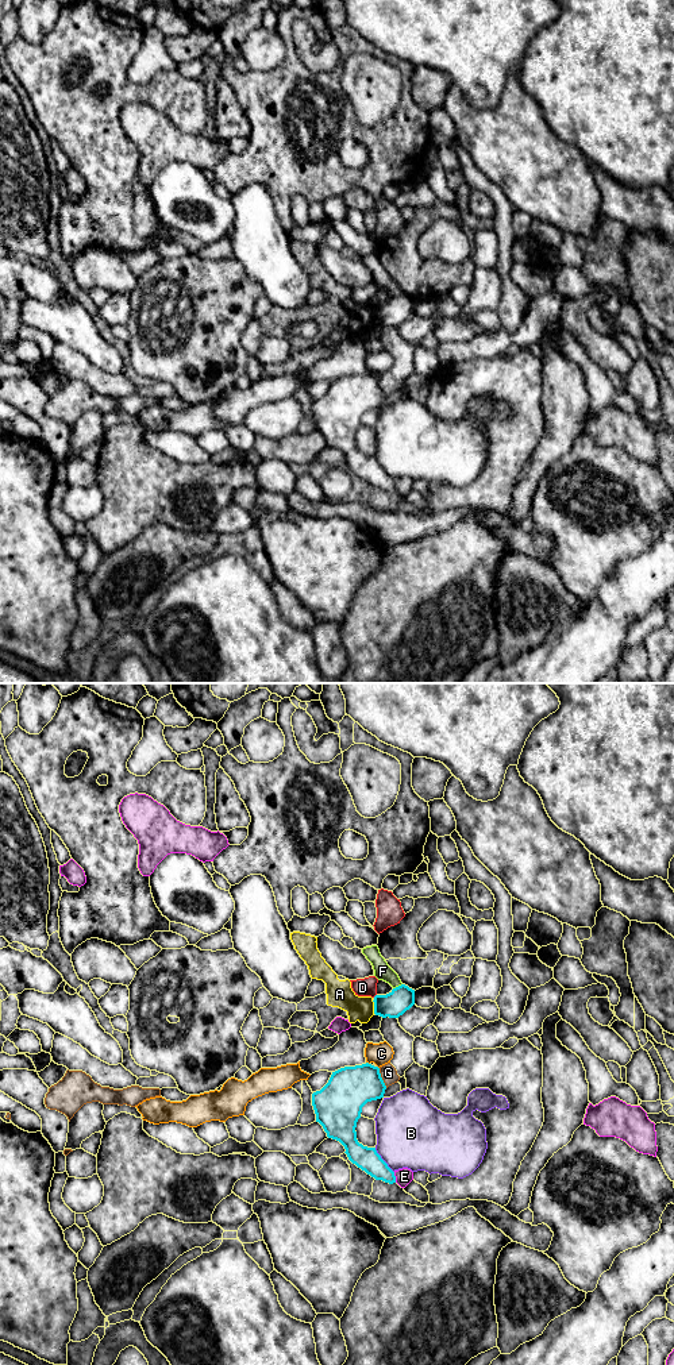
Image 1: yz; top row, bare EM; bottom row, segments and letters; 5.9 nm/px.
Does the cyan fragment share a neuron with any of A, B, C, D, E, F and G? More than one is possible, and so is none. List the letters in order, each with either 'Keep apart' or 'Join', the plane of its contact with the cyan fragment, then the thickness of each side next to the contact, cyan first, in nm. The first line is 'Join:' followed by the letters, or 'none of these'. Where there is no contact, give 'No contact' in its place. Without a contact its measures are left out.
Join: none of these
A: Keep apart. Touches cyan in yz. Thickness 150 nm (cyan) against 160 nm
B: Keep apart. Touches cyan in yz. Thickness 140 nm (cyan) against 420 nm
C: Keep apart. Touches cyan in yz. Thickness 260 nm (cyan) against 130 nm
D: Keep apart. No contact
E: Keep apart. Touches cyan in yz. Thickness 140 nm (cyan) against 100 nm
F: Keep apart. Touches cyan in yz. Thickness 150 nm (cyan) against 100 nm
G: Keep apart. Touches cyan in yz. Thickness 260 nm (cyan) against 100 nm

